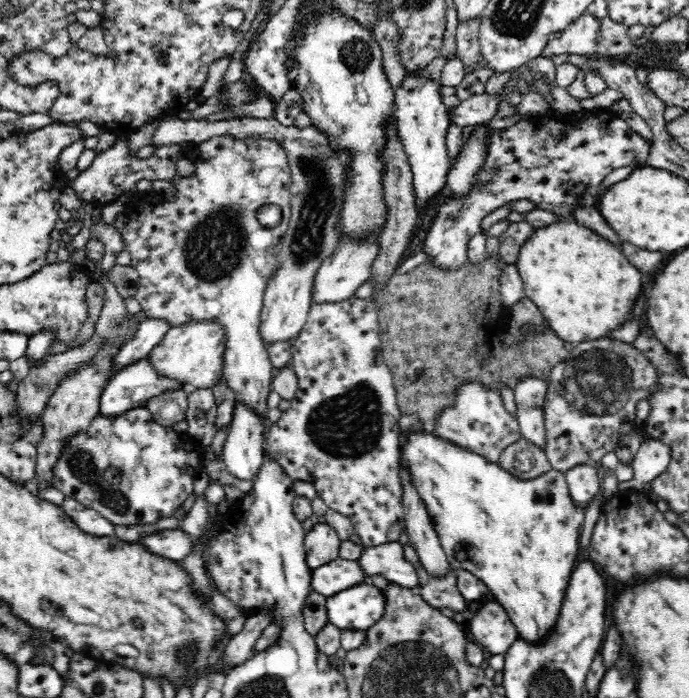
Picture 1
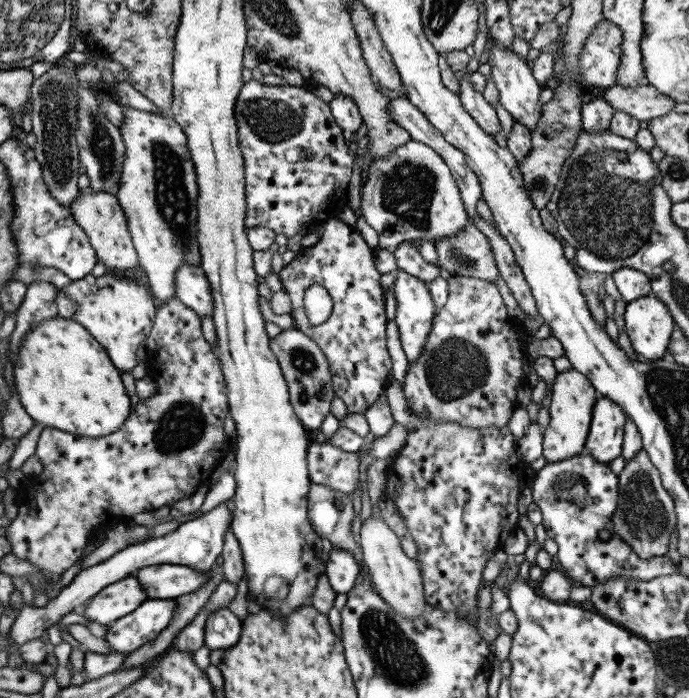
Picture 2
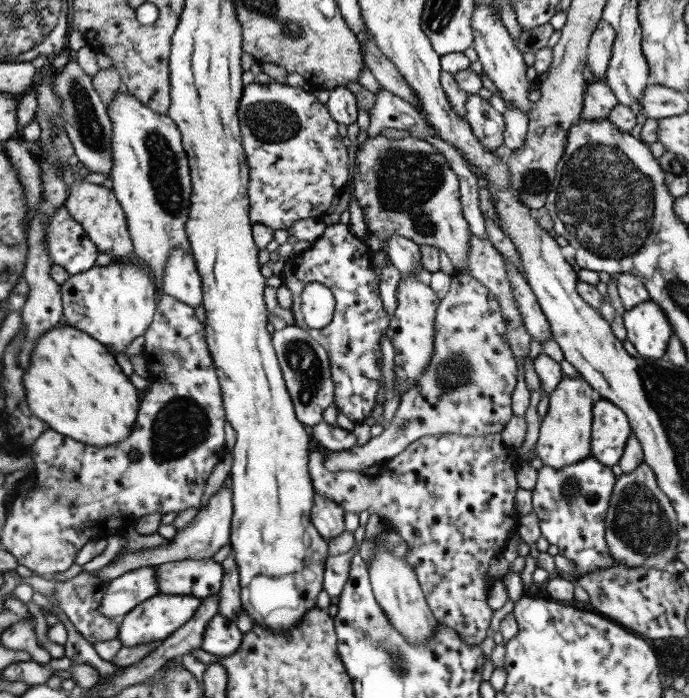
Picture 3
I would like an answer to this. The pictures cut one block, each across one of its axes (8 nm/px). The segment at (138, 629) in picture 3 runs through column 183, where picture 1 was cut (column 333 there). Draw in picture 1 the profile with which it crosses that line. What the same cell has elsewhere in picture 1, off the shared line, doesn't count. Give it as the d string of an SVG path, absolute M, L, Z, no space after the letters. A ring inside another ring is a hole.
M368 582L326 598L326 608L328 622L341 630L368 630L384 617L386 596Z

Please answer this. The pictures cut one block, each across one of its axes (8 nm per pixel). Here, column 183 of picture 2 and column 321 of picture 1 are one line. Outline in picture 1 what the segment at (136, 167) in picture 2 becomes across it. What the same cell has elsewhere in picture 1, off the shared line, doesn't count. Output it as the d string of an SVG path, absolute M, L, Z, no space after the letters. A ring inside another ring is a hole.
M167 118L156 127L156 132L152 136L150 145L157 149L173 145L188 149L192 146L203 144L213 137L276 139L278 142L282 142L282 146L288 151L287 157L292 177L292 184L290 186L292 217L287 228L287 233L284 235L281 243L282 248L280 248L277 254L277 269L274 271L269 282L266 283L263 294L263 305L260 309L259 331L261 339L264 345L266 345L266 349L268 349L275 344L274 342L293 340L295 336L298 336L298 333L302 330L306 322L308 311L311 307L311 284L313 283L314 275L320 264L322 264L322 261L327 256L330 256L338 246L337 228L333 228L333 226L337 223L338 212L340 212L339 209L342 206L341 196L345 188L345 164L349 156L345 152L338 153L338 150L330 149L328 143L326 143L326 137L322 133L318 133L315 128L311 128L311 126L306 129L297 129L294 126L284 127L275 118L228 118L224 120L202 118L201 120L191 119L188 122L176 118Z

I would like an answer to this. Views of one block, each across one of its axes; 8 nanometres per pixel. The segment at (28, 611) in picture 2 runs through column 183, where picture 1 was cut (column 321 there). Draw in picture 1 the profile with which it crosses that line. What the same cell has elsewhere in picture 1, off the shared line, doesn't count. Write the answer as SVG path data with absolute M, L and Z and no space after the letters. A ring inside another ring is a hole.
M315 520L303 542L310 573L338 558L341 542L336 530L329 523Z

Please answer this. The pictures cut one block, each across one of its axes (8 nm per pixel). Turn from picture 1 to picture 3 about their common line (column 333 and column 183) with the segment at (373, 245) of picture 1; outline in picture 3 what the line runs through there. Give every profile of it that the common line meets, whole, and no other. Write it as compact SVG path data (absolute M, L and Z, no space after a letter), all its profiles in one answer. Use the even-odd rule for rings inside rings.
M181 248L169 250L161 272L160 292L193 308L201 306L201 277L191 254L185 254Z

